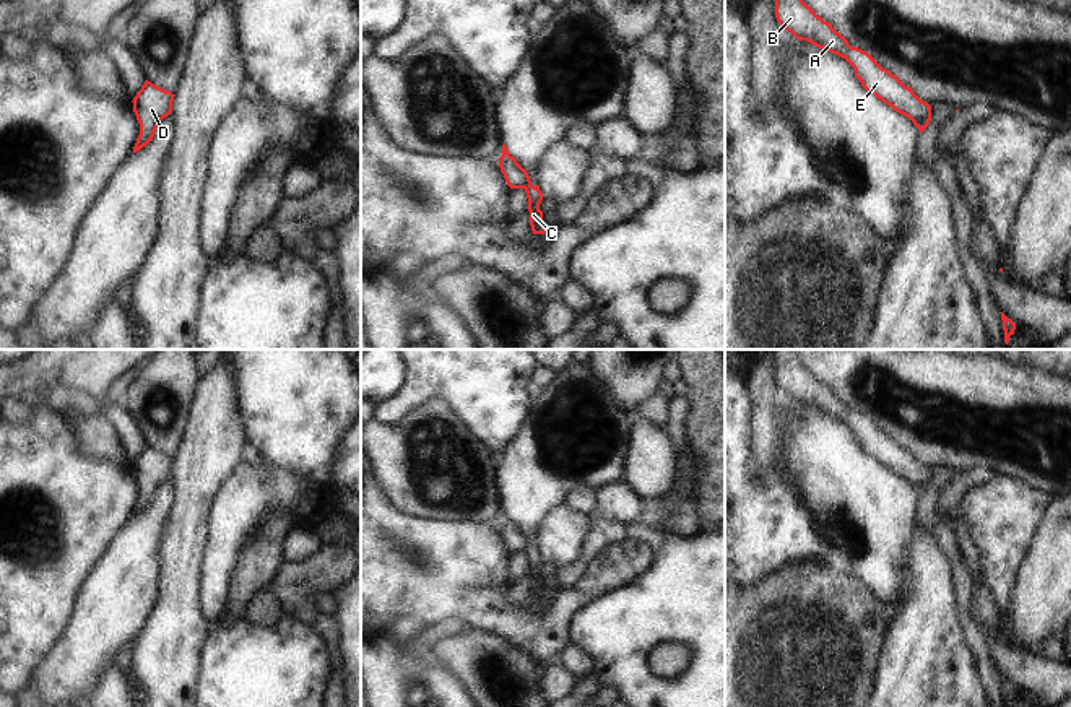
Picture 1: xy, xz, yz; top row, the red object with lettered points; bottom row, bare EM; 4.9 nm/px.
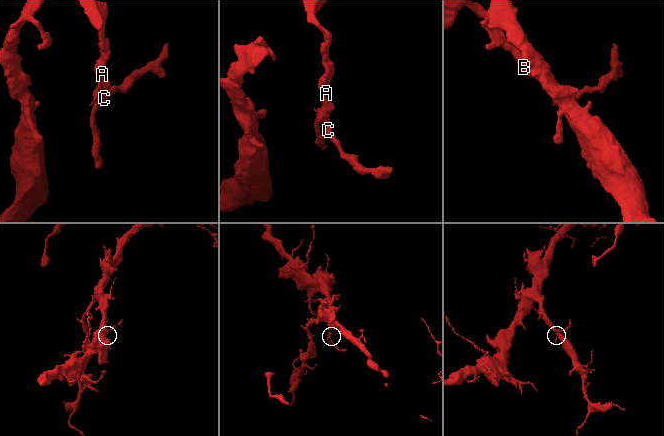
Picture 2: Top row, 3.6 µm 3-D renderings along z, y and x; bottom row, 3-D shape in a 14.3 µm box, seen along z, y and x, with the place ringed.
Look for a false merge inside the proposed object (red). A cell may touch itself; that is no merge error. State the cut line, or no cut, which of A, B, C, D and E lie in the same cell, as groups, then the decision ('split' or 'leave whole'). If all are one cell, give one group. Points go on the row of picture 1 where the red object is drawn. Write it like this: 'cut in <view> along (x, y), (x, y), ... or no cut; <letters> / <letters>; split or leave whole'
cut in xz along (528, 176), (522, 187); A B D E / C; split

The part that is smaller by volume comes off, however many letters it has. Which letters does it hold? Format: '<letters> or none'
C

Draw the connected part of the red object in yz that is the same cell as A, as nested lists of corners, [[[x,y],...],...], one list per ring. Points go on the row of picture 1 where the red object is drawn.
[[[775,0],[775,18],[796,39],[845,59],[866,91],[912,122],[920,122],[931,114],[931,106],[921,101],[912,88],[882,68],[868,52],[852,47],[830,23],[817,16],[803,0]]]

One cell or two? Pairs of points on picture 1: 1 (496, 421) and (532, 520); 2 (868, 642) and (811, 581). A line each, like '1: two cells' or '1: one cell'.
1: two cells
2: one cell

